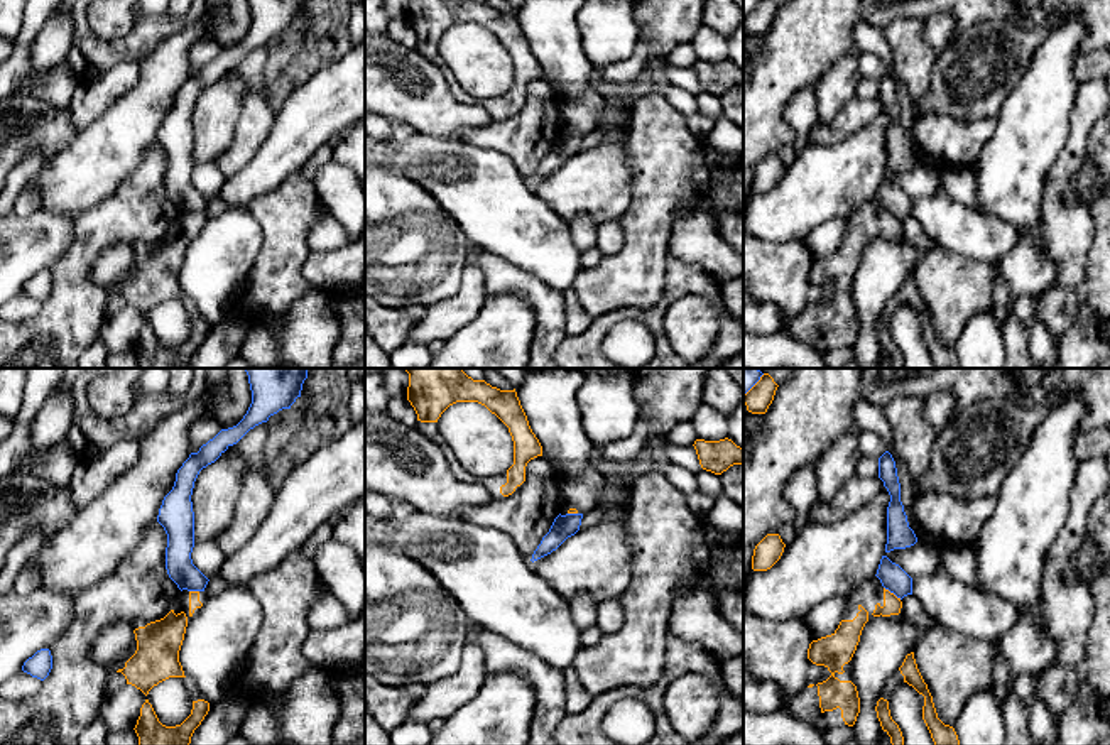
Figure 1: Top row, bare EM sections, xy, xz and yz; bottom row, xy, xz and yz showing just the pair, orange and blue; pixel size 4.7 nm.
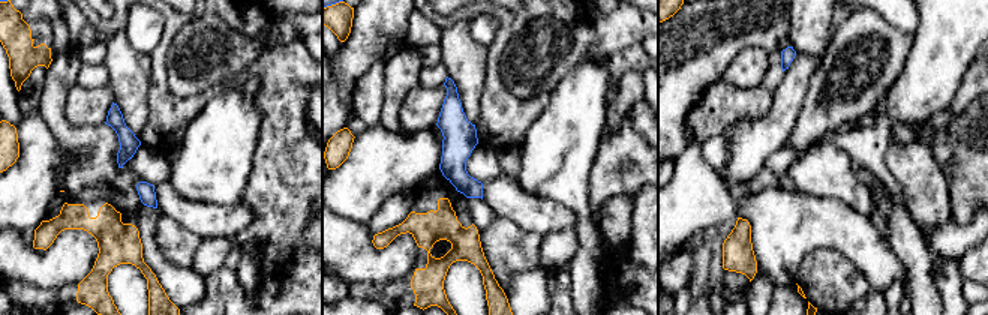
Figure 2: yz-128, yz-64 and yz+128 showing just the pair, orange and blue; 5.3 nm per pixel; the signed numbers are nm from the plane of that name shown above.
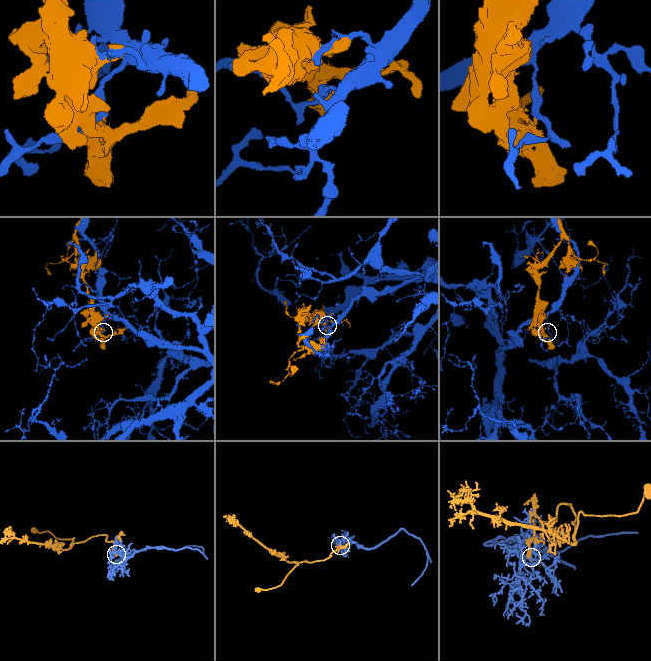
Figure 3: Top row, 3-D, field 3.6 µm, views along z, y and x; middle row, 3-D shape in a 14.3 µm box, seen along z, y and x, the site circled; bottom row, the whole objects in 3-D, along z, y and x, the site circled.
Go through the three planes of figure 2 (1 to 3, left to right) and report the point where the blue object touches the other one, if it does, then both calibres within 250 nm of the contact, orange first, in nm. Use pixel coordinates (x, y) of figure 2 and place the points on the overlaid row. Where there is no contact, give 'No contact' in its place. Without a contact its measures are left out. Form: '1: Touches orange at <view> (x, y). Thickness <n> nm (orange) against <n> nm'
1: Touches orange at yz-128 (3, 2). Thickness 170 nm (orange) against 20 nm
2: Touches orange at yz-64 (332, 5). Thickness 150 nm (orange) against 50 nm
3: No contact

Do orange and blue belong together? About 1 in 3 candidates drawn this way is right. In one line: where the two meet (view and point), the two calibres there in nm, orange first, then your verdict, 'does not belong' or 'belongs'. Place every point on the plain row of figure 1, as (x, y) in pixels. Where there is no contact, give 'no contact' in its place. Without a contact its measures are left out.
yz (892, 215) | 90/120 nm | does not belong

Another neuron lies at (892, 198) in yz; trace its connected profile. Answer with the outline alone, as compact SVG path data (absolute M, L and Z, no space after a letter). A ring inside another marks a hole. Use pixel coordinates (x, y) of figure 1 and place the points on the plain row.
M882 177L877 196L882 208L894 215L897 220L912 216L912 199L887 177Z

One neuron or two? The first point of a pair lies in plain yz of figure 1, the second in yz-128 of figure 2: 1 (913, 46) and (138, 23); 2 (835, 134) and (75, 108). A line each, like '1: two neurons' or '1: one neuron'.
1: two neurons
2: one neuron

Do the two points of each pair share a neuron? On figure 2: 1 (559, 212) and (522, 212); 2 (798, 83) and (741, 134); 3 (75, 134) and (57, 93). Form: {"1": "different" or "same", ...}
{"1": "same", "2": "same", "3": "same"}

